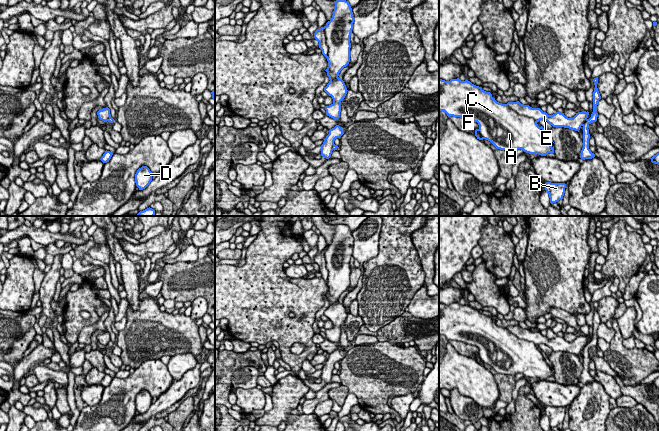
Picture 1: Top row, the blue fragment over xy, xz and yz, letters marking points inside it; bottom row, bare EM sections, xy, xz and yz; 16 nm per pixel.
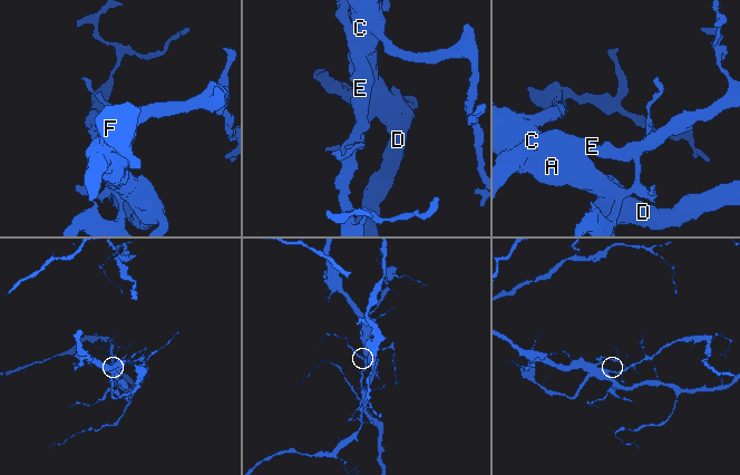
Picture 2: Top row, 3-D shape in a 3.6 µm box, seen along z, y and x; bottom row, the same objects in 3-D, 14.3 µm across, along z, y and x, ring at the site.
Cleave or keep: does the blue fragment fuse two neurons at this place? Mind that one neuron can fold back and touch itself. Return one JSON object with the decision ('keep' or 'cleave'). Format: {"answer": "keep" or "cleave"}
{"answer": "cleave"}

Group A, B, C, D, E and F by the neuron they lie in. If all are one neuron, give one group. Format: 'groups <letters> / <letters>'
groups A B C D F / E

